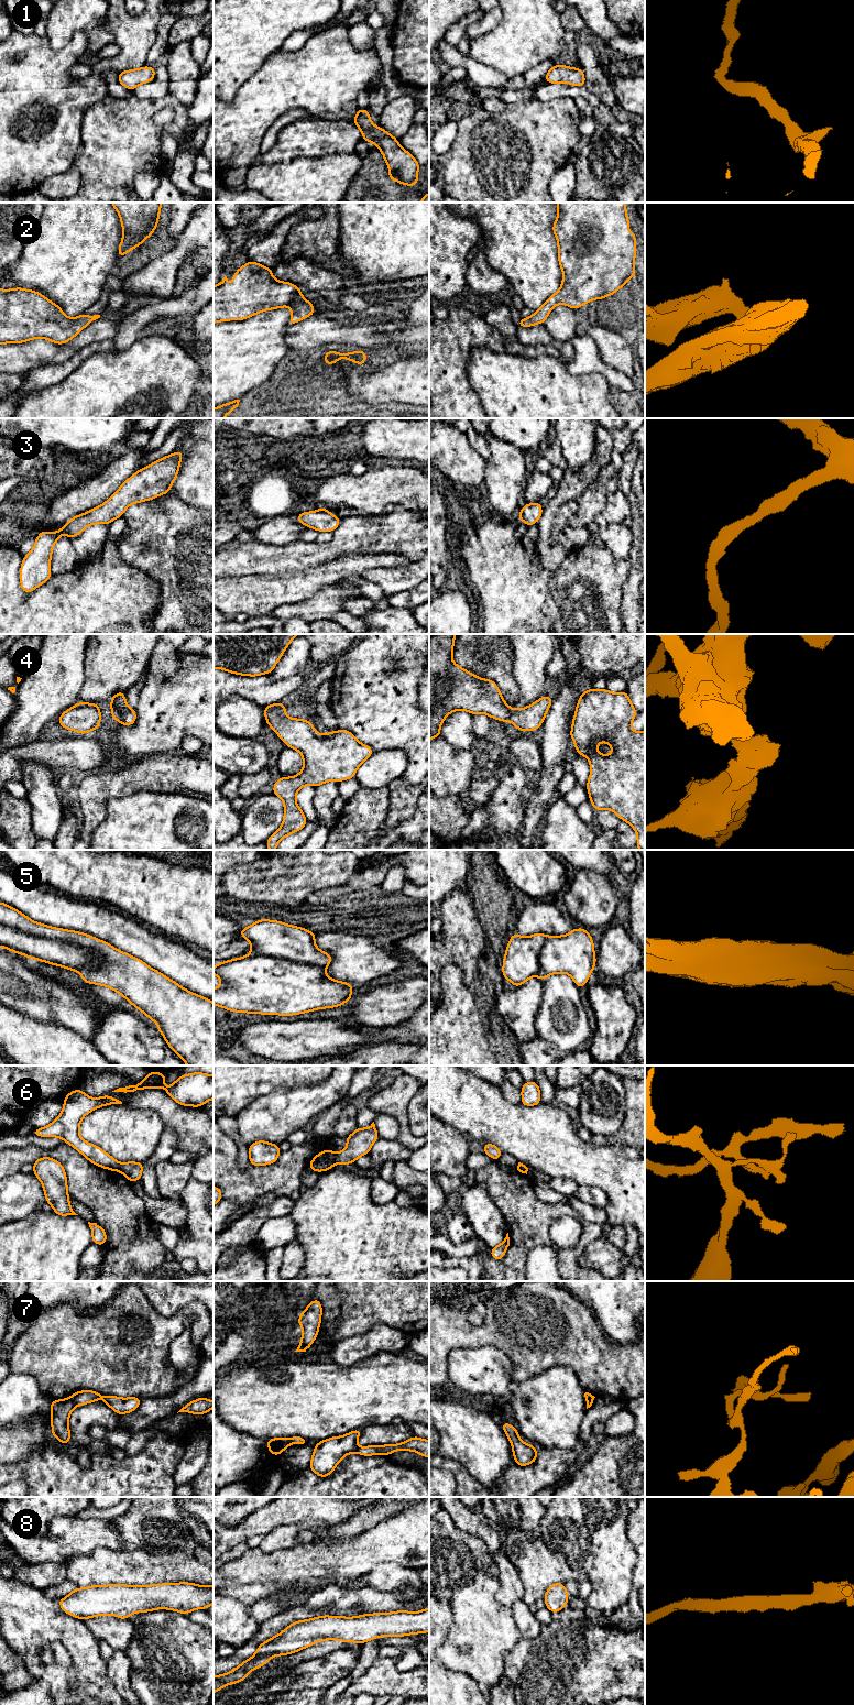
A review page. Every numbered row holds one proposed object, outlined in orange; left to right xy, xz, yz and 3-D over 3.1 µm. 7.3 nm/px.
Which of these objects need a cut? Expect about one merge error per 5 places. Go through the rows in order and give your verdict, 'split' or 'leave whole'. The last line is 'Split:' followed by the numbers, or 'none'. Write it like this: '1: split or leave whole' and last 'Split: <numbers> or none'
1: leave whole
2: leave whole
3: leave whole
4: leave whole
5: split
6: split
7: split
8: leave whole
Split: 5, 6, 7

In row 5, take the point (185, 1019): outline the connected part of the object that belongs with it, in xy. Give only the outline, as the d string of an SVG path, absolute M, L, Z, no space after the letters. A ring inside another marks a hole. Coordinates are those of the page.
M1 901L0 923L19 928L33 936L63 940L90 950L101 961L80 972L85 983L102 985L116 991L155 1021L158 1025L157 1030L166 1043L187 1065L214 1065L214 1003L208 998L189 992L161 972L150 968L142 960L116 949L106 941L79 931L35 922L15 908Z

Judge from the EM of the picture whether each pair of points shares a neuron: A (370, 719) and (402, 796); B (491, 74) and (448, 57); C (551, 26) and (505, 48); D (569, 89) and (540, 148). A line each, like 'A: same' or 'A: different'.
A: different
B: same
C: same
D: different

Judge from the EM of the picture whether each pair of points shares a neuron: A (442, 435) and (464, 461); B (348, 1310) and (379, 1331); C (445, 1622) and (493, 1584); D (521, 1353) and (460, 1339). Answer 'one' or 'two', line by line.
A: one
B: two
C: two
D: one

